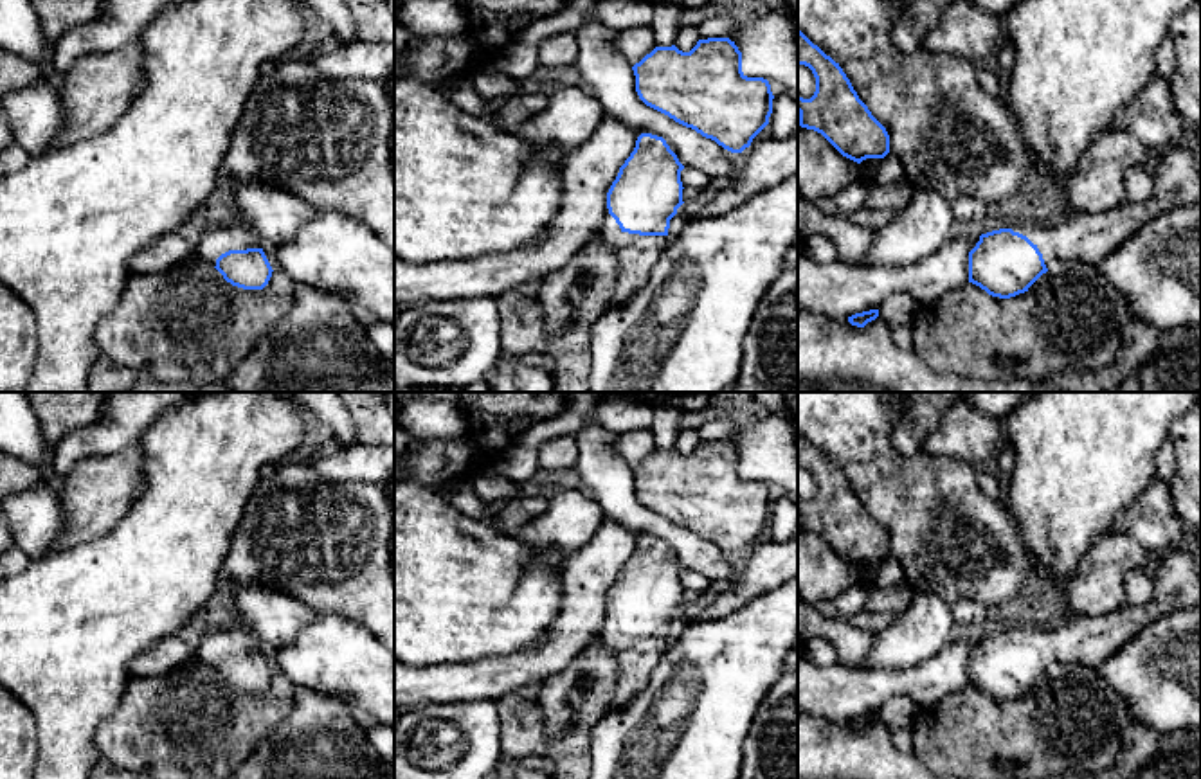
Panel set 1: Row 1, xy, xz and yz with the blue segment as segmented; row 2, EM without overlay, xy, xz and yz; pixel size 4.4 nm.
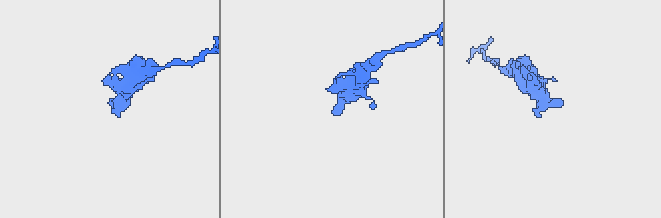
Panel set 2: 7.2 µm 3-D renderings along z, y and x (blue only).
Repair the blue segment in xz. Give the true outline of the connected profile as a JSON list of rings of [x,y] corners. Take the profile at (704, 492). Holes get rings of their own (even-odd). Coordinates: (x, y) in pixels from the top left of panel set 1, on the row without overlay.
[[[729,441],[699,443],[690,455],[655,450],[632,470],[639,502],[675,525],[695,533],[731,556],[742,556],[769,527],[772,516],[771,488],[742,475],[742,455]]]

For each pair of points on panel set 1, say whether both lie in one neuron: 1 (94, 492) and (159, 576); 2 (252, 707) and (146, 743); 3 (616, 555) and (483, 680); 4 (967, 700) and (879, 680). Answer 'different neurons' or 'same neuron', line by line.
1: different neurons
2: same neuron
3: same neuron
4: different neurons

